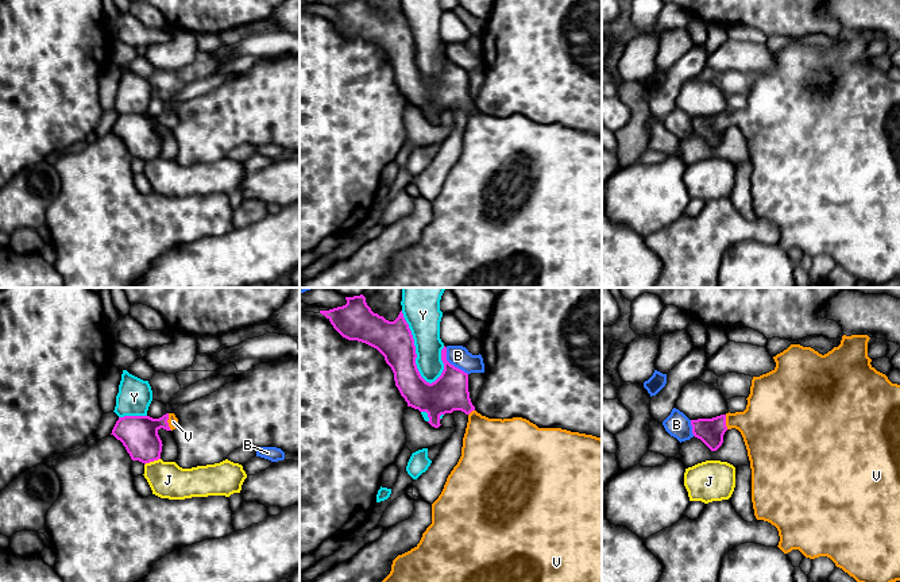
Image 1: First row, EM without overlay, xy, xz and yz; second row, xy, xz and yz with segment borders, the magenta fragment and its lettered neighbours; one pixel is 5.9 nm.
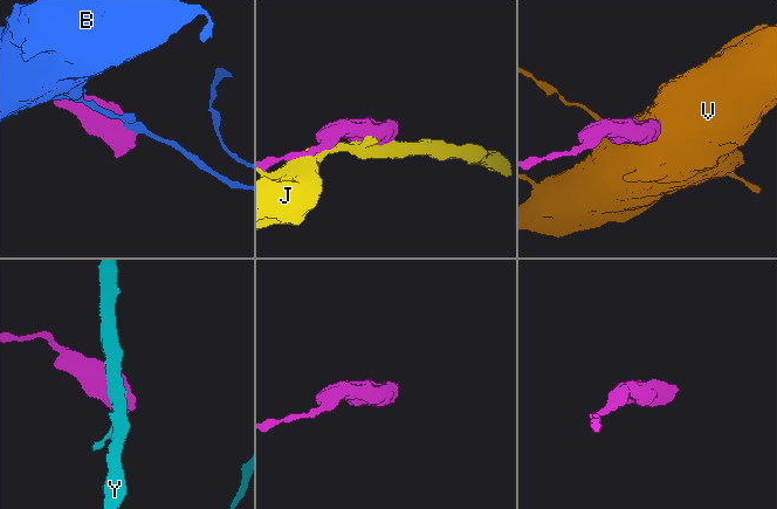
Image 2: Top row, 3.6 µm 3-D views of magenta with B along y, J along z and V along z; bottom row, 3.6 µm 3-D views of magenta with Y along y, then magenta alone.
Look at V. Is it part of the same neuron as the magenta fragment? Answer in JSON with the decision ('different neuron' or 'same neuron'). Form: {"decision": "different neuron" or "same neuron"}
{"decision": "same neuron"}

